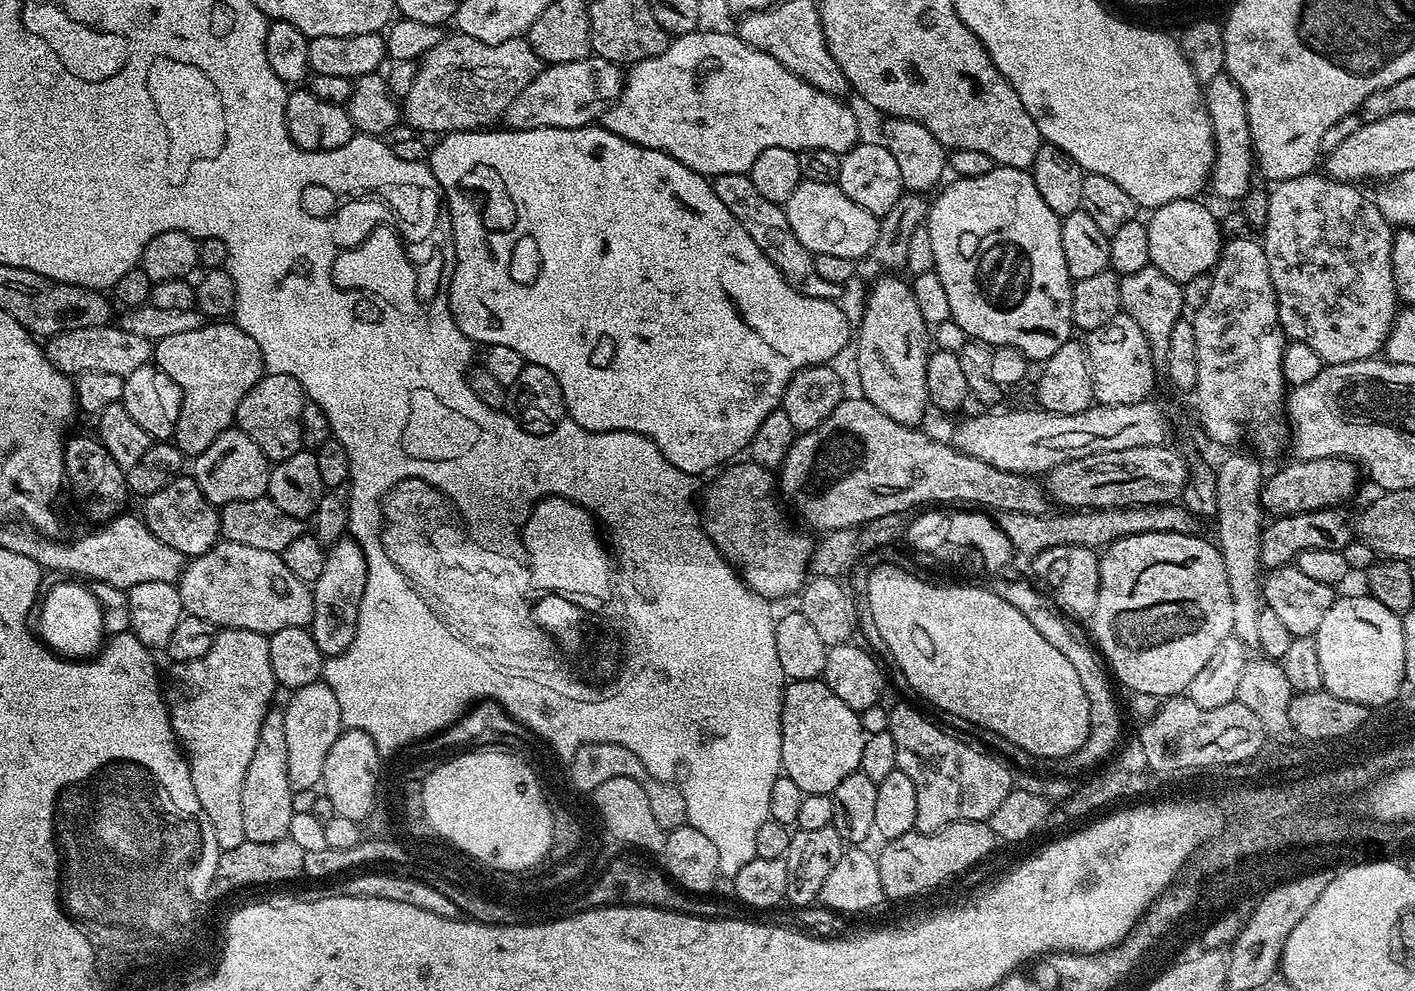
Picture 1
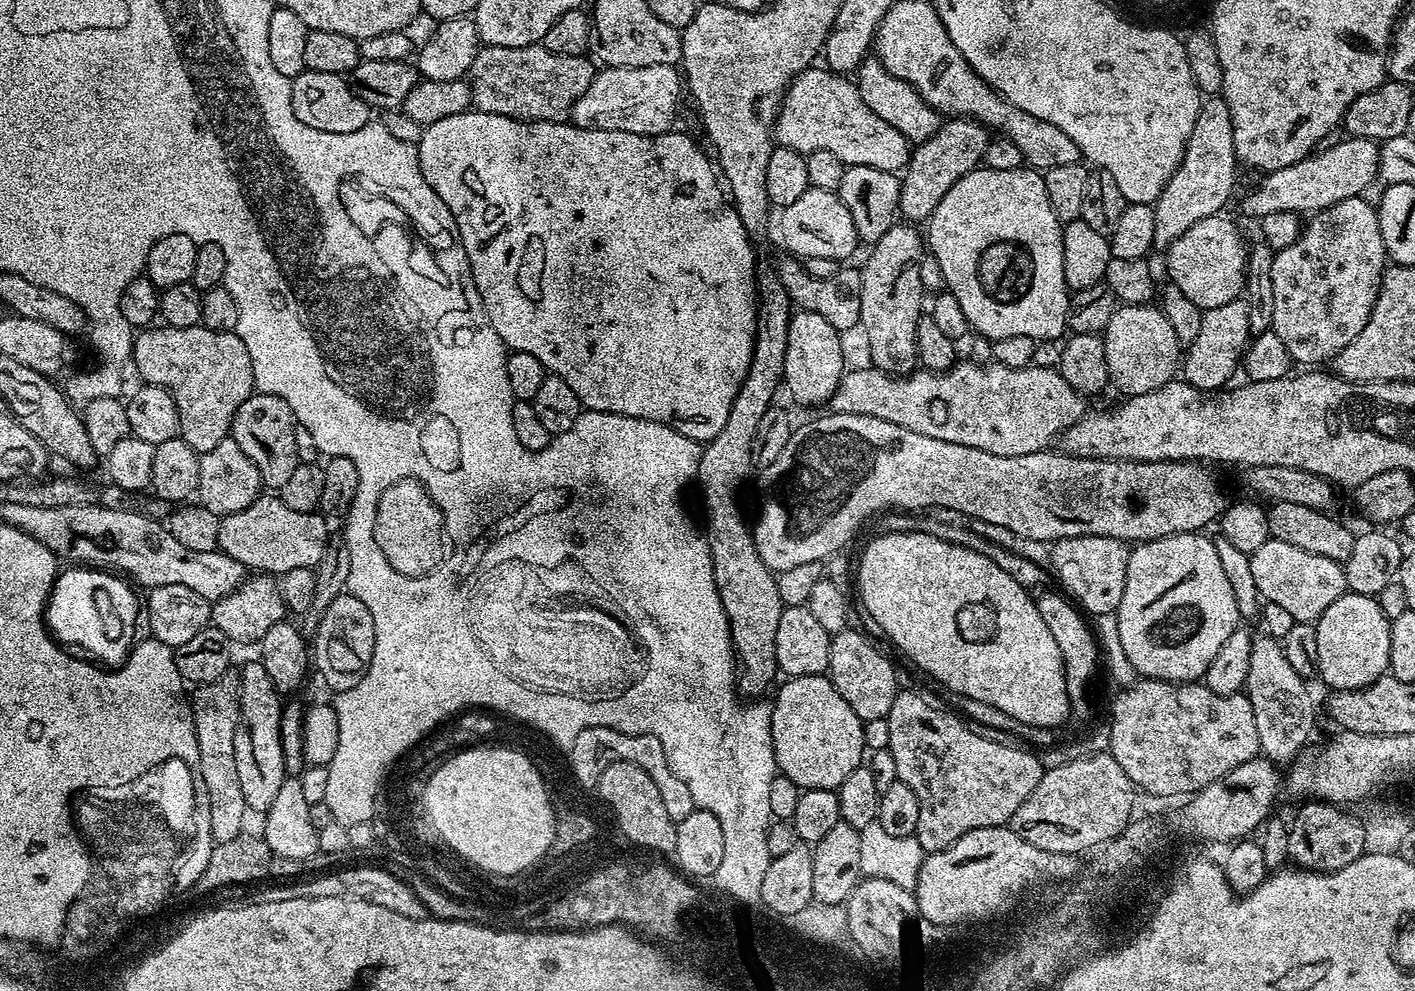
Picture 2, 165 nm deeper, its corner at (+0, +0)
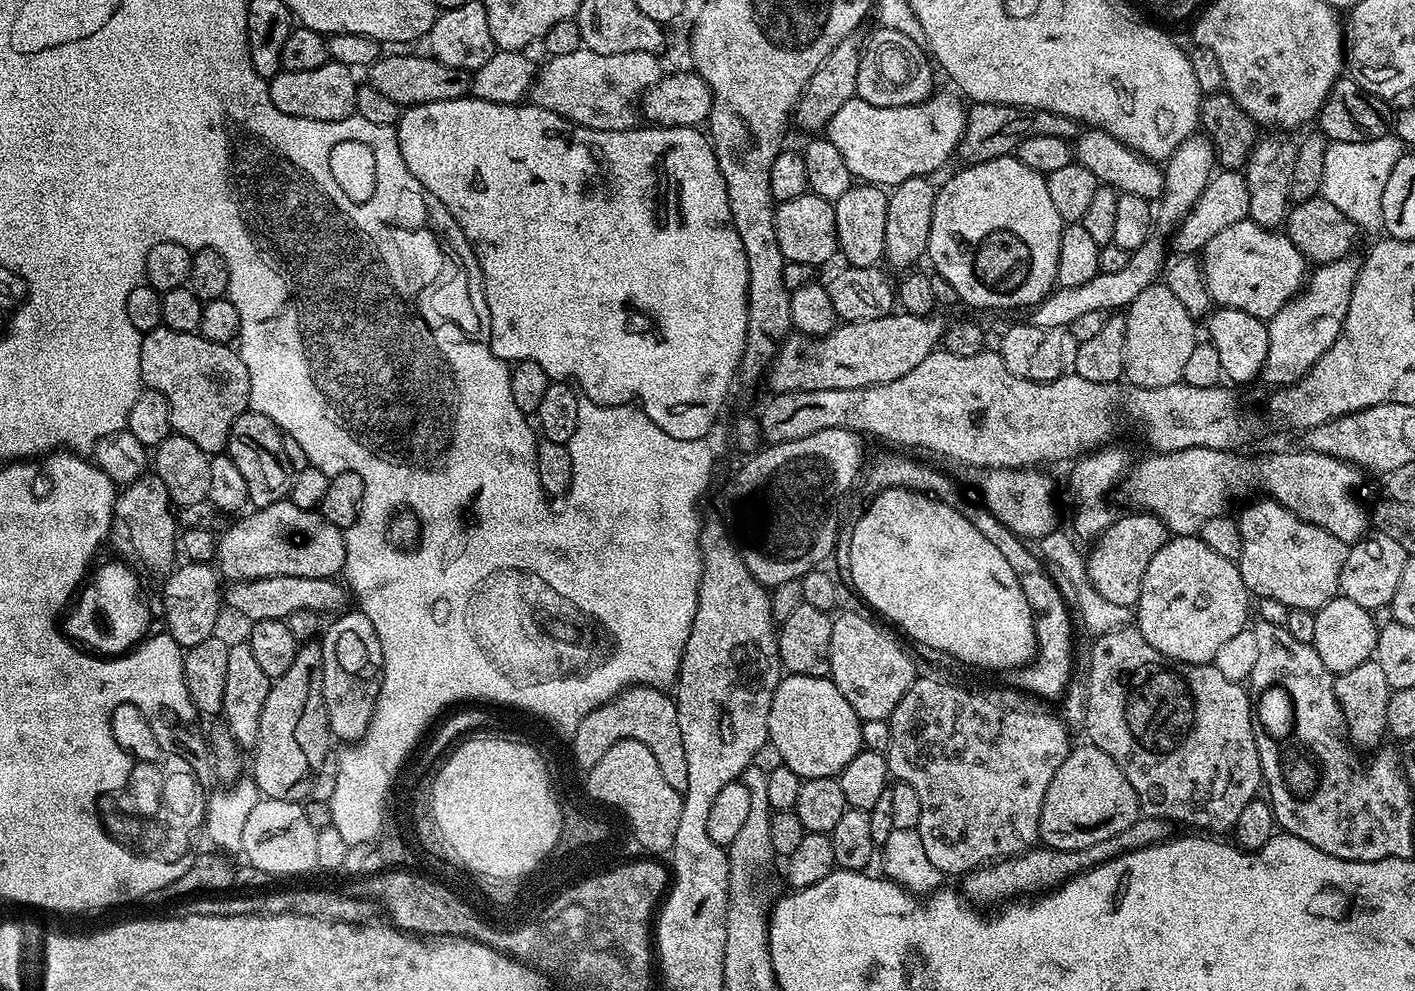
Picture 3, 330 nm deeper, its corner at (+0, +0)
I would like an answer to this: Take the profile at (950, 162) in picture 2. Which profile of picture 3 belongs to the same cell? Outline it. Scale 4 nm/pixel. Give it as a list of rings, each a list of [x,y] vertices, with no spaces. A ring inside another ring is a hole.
[[[973,103],[968,108],[968,121],[960,139],[958,156],[959,159],[964,159],[965,165],[981,164],[999,156],[1015,153],[1018,142],[1022,142],[1022,138],[1050,134],[1053,138],[1062,138],[1072,142],[1081,131],[1082,125],[1079,120],[1066,118],[1066,114],[1054,114],[1054,110],[1038,110],[1009,104]]]

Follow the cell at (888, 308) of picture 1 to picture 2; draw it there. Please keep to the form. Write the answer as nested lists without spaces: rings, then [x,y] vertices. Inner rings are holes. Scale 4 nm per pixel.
[[[897,222],[878,238],[878,242],[871,245],[868,261],[860,272],[860,323],[864,328],[864,340],[868,343],[868,356],[871,367],[880,372],[888,372],[891,376],[906,376],[917,367],[916,358],[916,331],[922,315],[922,309],[926,304],[926,293],[922,286],[922,274],[920,263],[926,255],[926,240],[921,229],[908,222]]]

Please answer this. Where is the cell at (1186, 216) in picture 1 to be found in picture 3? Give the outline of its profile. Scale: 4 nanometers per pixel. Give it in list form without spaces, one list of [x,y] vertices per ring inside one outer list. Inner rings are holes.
[[[1250,219],[1240,220],[1234,226],[1214,234],[1214,238],[1210,238],[1207,246],[1202,249],[1202,263],[1213,305],[1246,310],[1246,314],[1254,314],[1254,318],[1265,322],[1278,314],[1282,306],[1286,306],[1286,302],[1303,288],[1306,279],[1305,256],[1294,246],[1288,235],[1280,230],[1263,228]]]

